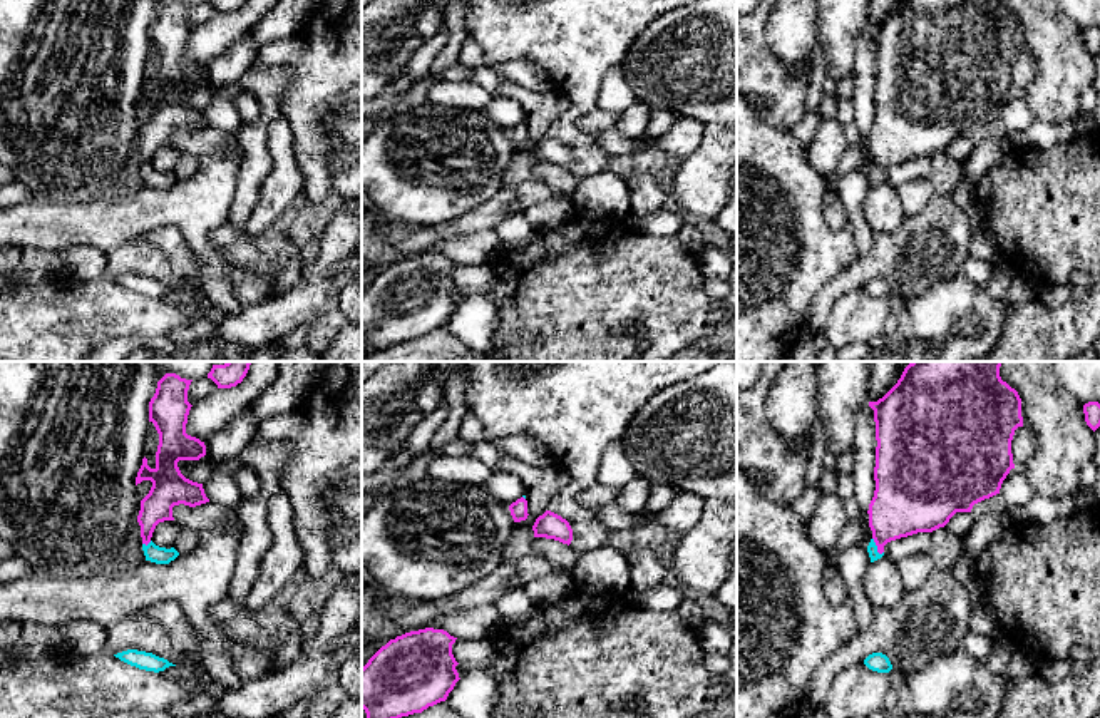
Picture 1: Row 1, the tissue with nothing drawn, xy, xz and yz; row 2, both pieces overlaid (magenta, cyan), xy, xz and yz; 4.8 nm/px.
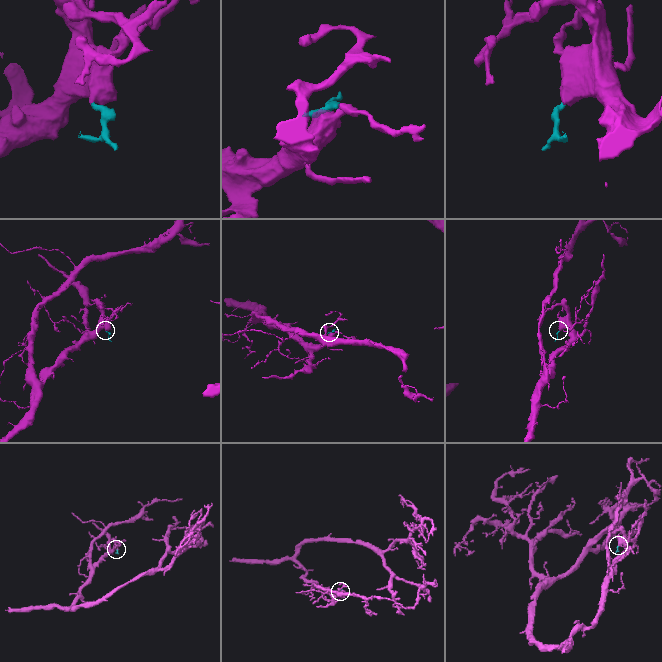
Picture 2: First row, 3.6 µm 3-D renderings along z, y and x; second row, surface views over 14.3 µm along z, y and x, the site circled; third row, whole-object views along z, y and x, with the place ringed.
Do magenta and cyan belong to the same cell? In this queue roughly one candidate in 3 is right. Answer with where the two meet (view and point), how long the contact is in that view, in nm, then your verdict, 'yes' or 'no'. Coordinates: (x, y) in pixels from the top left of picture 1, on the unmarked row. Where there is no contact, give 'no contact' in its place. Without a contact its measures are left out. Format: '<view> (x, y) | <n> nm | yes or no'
yz (876, 169) | 100 nm | yes

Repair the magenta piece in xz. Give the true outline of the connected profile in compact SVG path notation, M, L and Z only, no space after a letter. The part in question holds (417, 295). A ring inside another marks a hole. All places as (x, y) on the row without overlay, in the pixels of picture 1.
M425 253L410 256L382 271L362 293L362 333L368 351L422 338L429 331L445 326L460 305L452 280L457 263L444 254Z

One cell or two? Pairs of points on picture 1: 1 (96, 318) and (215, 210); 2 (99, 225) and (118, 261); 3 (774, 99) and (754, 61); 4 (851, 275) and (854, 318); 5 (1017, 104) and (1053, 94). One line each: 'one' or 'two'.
1: two
2: two
3: one
4: two
5: two

